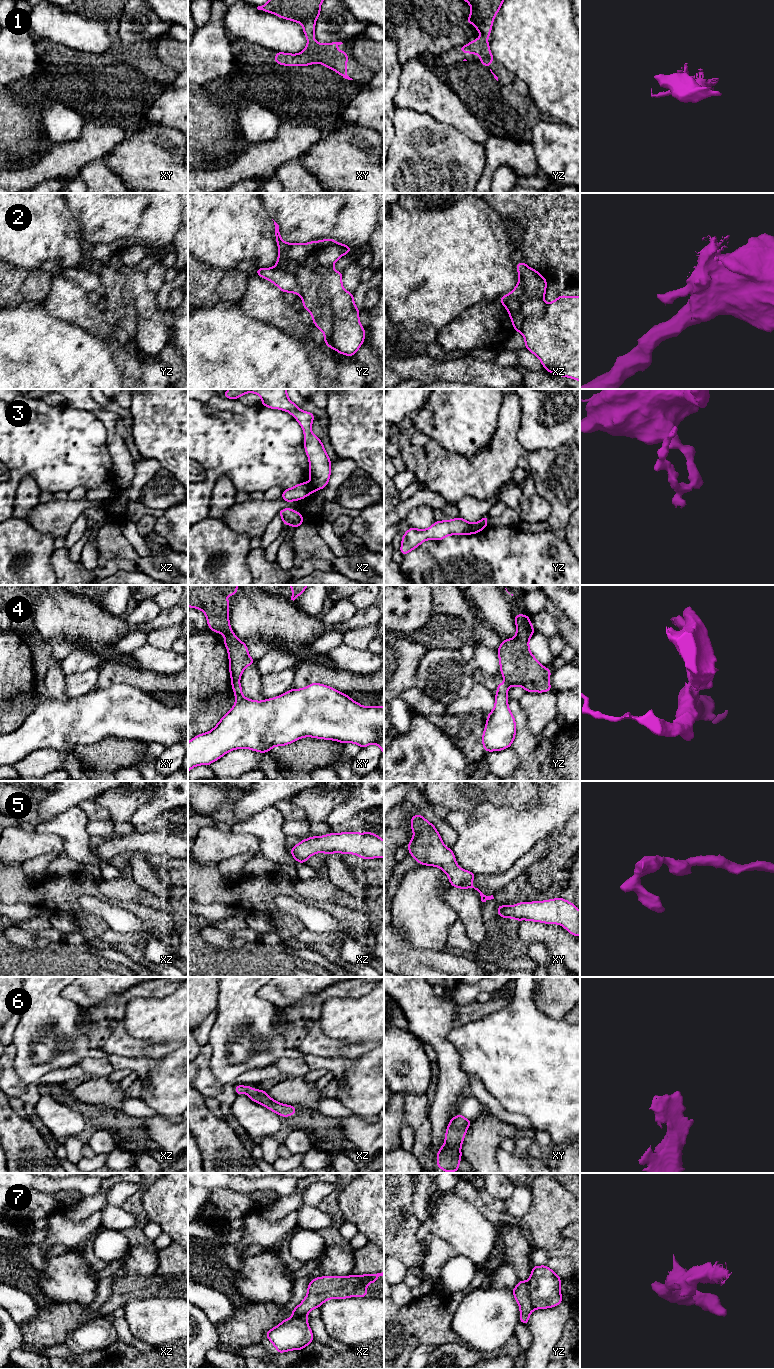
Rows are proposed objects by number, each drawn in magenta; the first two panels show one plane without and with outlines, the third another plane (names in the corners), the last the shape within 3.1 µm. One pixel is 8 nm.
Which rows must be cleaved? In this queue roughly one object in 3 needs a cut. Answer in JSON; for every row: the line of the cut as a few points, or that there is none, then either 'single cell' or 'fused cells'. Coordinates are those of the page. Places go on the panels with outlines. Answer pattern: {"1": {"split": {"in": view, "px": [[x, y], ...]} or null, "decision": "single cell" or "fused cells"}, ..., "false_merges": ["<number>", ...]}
{"1": {"split": null, "decision": "single cell"}, "2": {"split": {"in": "yz", "px": [[312, 294], [325, 294], [330, 299], [332, 319], [330, 346]]}, "decision": "fused cells"}, "3": {"split": {"in": "xz", "px": [[310, 481], [316, 489]]}, "decision": "fused cells"}, "4": {"split": {"in": "xy", "px": [[238, 681], [232, 686]]}, "decision": "fused cells"}, "5": {"split": null, "decision": "single cell"}, "6": {"split": null, "decision": "single cell"}, "7": {"split": {"in": "yz", "px": [[527, 1282], [530, 1305], [534, 1309]]}, "decision": "fused cells"}, "false_merges": ["2", "3", "4", "7"]}

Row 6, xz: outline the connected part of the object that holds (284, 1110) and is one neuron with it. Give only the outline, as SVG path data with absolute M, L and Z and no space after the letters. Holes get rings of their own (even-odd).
M236 1085L235 1090L236 1095L245 1093L252 1101L267 1107L270 1111L277 1113L280 1117L288 1117L296 1113L295 1106L282 1104L273 1100L267 1095L267 1092L262 1089L255 1090L251 1086Z

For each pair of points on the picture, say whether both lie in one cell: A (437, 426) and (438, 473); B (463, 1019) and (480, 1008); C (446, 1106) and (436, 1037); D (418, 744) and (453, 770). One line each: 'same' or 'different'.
A: different
B: same
C: same
D: same

